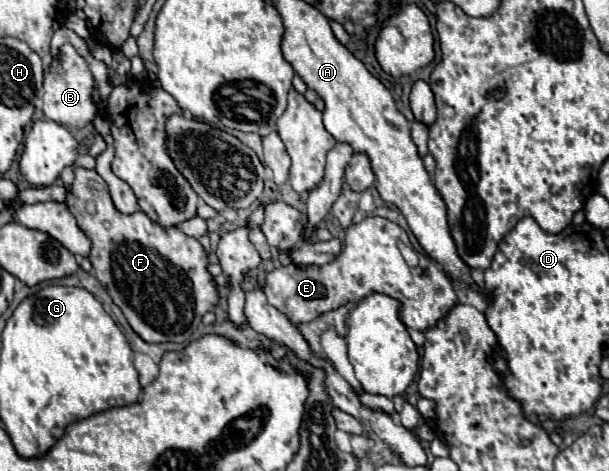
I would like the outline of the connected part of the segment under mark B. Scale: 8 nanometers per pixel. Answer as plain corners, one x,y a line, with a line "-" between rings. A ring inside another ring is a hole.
62,46
60,54
54,60
54,66
48,68
44,78
44,114
46,118
60,122
70,128
82,128
88,122
94,120
98,108
92,104
92,90
94,90
94,78
84,62
84,58
72,48

